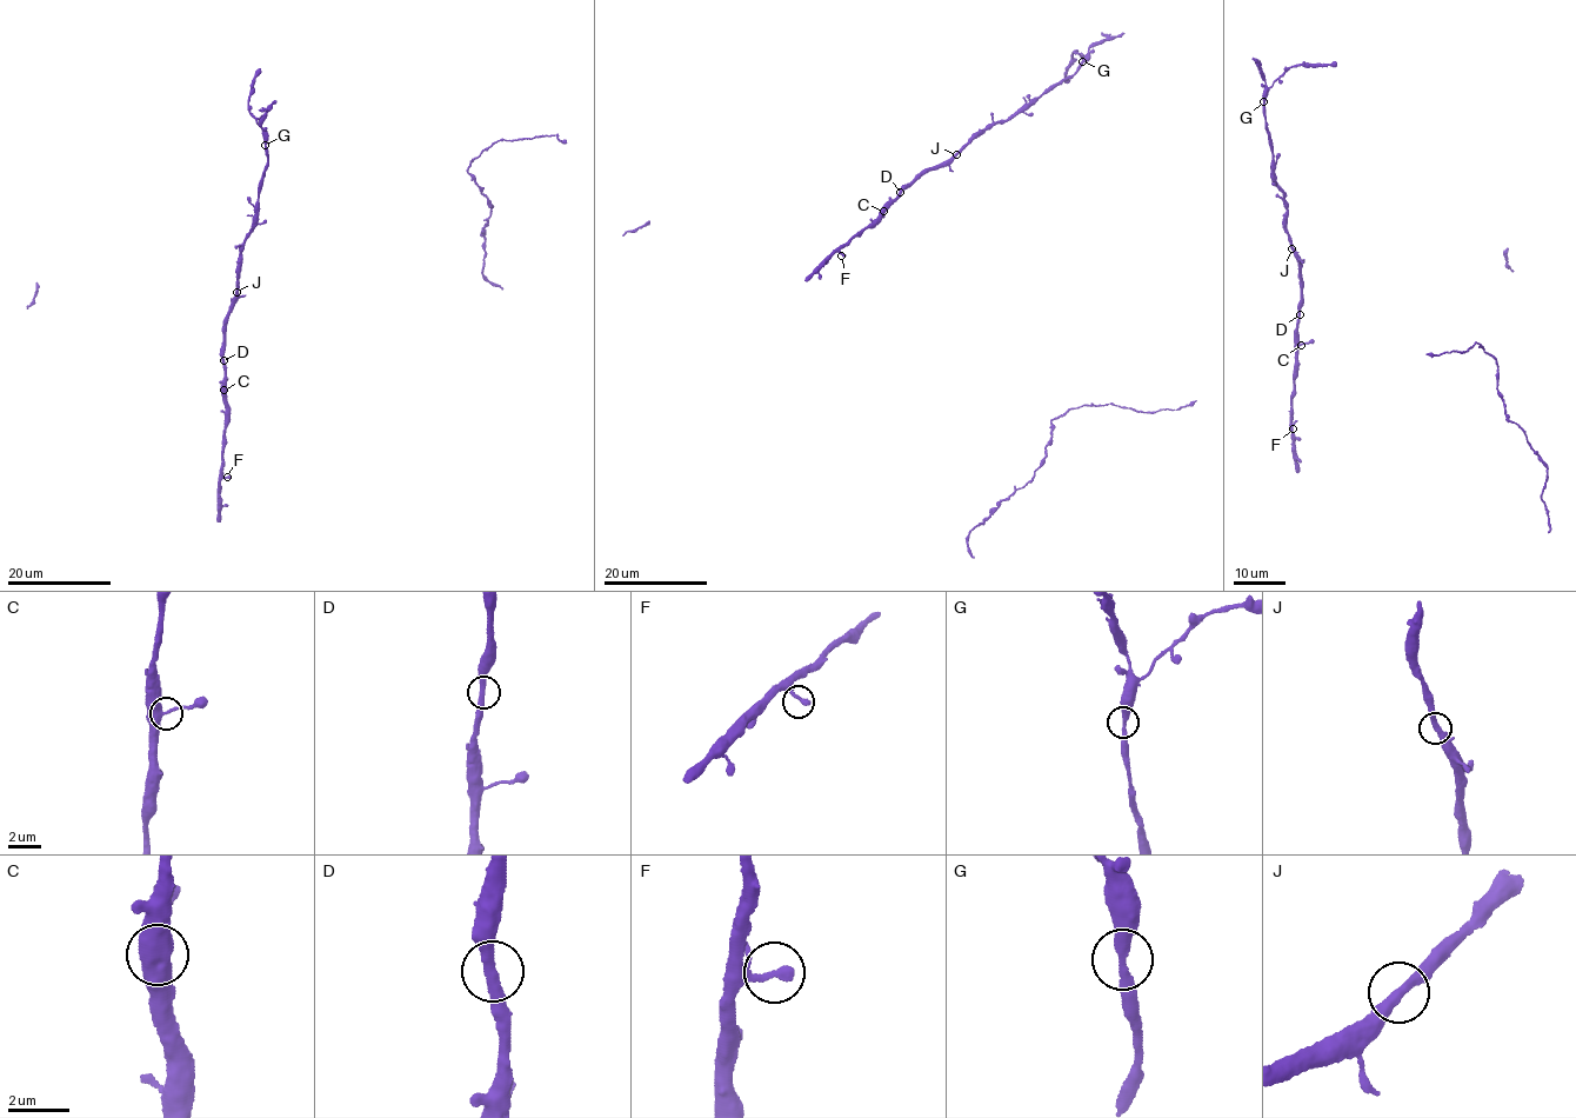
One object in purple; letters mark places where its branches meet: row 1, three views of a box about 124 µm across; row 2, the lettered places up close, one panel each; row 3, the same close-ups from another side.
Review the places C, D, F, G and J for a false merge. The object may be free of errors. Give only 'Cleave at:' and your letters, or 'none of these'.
Cleave at: none of these

